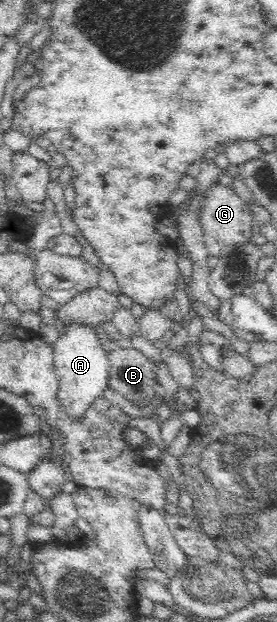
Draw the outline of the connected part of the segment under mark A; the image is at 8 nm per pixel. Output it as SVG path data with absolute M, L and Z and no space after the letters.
M73 323L66 326L66 332L60 334L57 344L53 345L54 374L58 381L55 400L59 403L60 412L70 420L83 420L87 410L103 396L108 388L110 363L108 354L100 348L97 335L91 325Z

